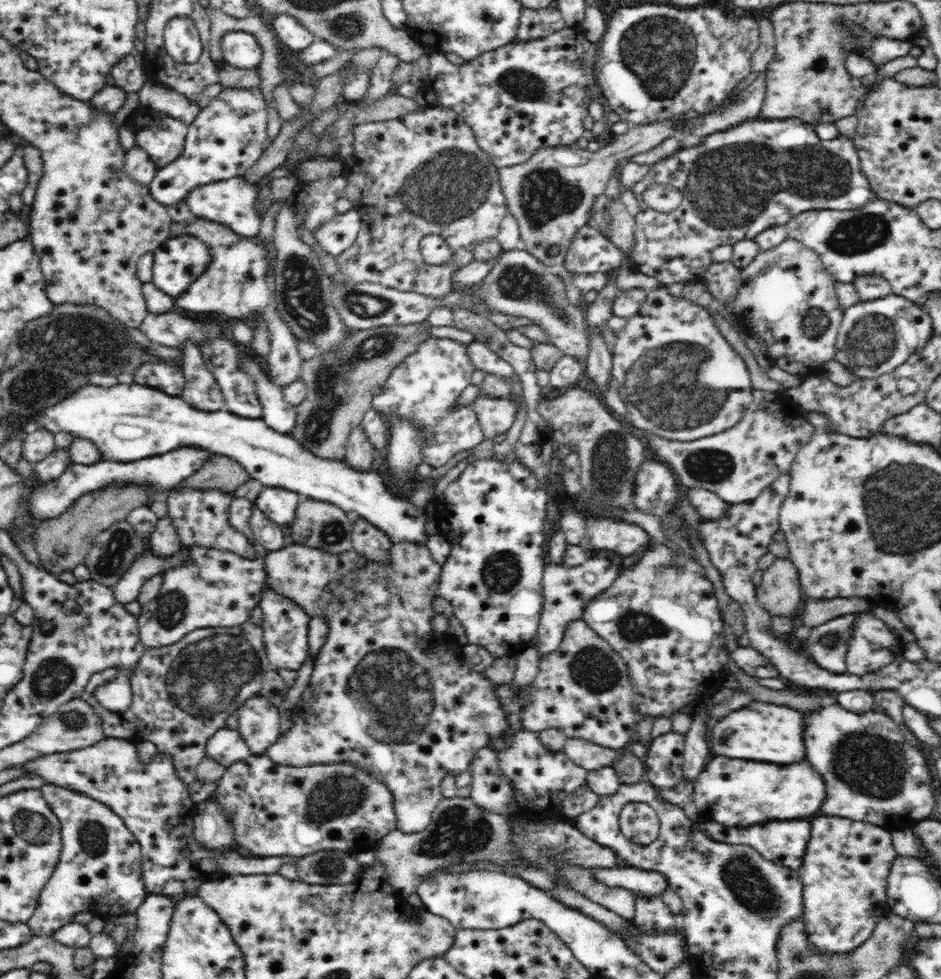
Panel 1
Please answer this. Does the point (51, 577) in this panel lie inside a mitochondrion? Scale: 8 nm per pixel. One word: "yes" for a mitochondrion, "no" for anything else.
no

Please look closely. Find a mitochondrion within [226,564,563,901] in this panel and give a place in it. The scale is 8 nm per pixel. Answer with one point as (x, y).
(389, 690)

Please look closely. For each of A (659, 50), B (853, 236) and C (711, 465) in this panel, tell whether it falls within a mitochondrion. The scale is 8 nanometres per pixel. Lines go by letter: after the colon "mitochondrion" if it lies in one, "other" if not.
A: mitochondrion
B: mitochondrion
C: mitochondrion

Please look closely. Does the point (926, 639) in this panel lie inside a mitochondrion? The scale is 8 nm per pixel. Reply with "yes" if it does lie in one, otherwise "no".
no

